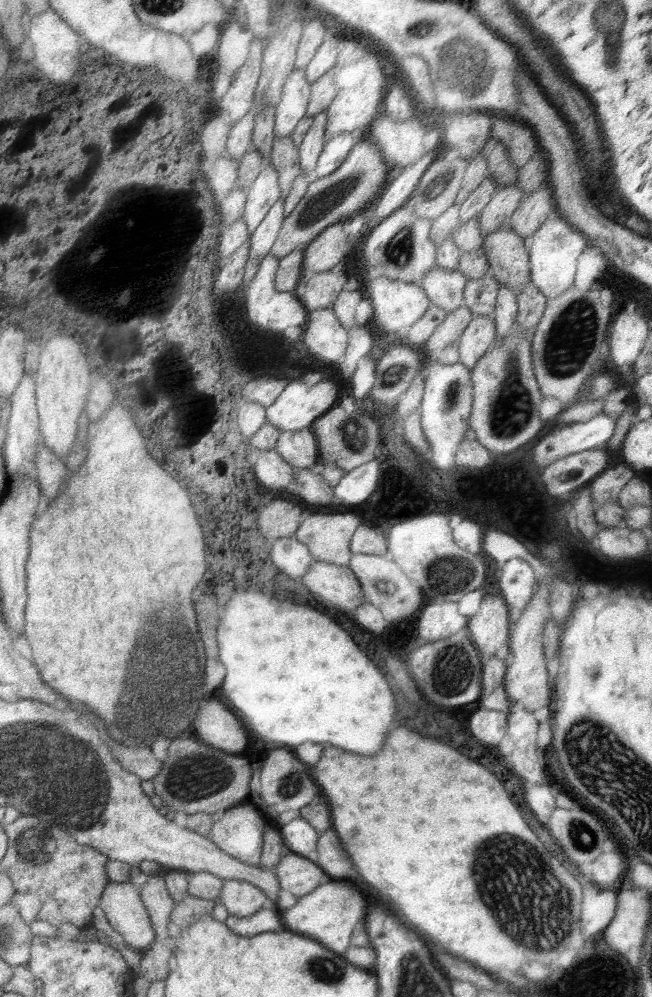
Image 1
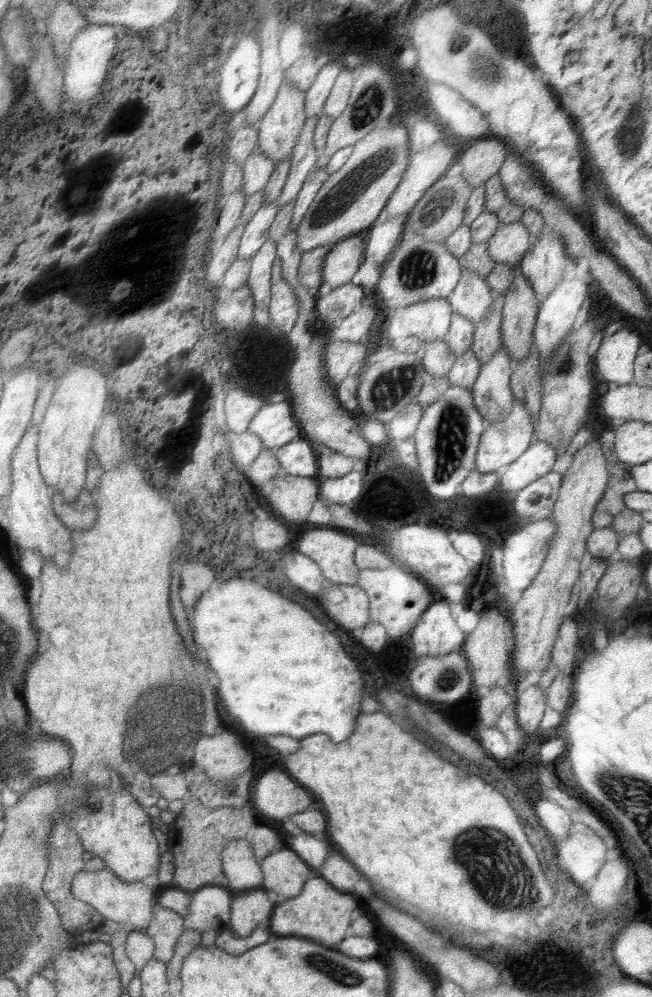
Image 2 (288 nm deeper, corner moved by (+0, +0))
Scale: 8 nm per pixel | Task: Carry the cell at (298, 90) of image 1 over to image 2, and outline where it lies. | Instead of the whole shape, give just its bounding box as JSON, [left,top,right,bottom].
[277,114,319,206]

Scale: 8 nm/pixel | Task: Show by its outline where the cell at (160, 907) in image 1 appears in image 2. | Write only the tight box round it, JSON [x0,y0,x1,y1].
[143,906,183,964]

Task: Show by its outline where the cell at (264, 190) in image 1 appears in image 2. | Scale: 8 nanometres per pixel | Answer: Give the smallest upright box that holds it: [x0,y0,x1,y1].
[237,200,279,260]

